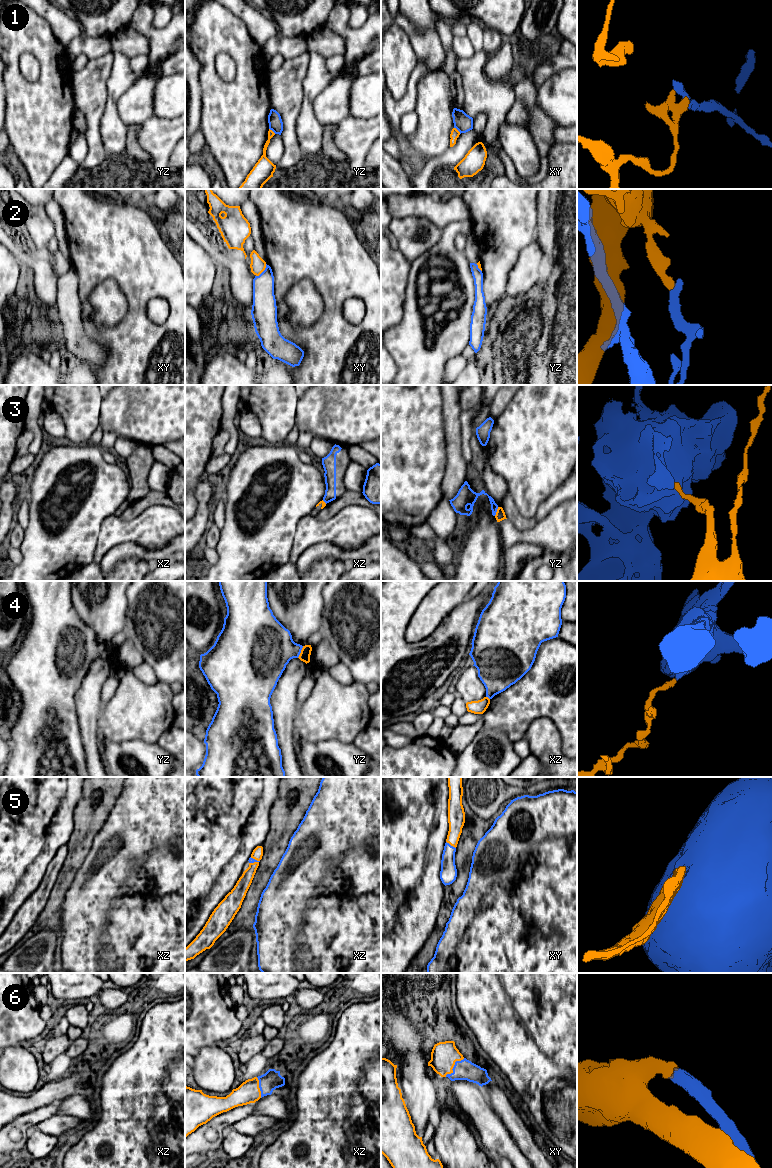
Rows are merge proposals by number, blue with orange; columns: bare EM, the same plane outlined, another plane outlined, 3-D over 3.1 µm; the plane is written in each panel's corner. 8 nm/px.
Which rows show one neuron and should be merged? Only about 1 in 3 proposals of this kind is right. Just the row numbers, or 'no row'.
5, 6

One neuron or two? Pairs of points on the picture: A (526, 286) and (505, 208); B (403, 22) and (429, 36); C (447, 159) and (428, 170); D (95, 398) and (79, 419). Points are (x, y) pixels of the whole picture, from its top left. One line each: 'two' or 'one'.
A: two
B: one
C: one
D: one

